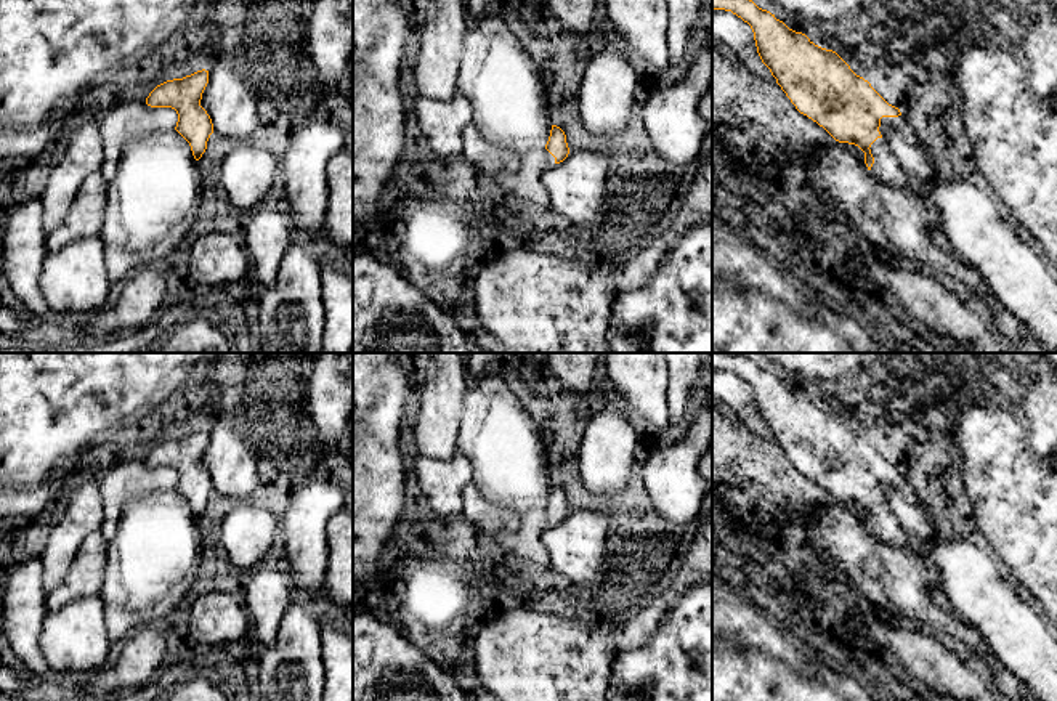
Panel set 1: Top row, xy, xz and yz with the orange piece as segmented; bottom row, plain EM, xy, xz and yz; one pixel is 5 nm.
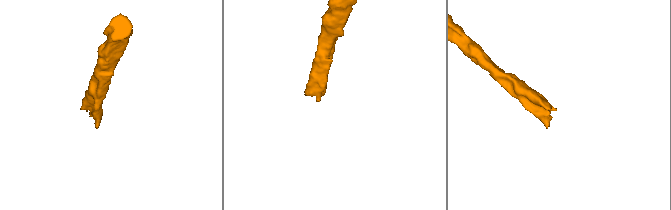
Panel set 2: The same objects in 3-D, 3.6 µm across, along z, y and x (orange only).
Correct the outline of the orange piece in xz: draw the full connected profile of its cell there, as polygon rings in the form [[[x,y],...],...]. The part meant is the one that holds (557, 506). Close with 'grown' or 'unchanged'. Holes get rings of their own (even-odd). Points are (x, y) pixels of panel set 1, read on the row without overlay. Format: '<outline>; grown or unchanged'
[[[552,484],[544,507],[531,509],[521,515],[516,531],[500,531],[496,541],[510,553],[528,560],[537,569],[549,568],[549,552],[542,544],[542,534],[563,521],[569,513],[565,491]]]; grown

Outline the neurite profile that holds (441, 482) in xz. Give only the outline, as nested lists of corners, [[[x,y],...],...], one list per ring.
[[[456,451],[449,460],[415,456],[411,460],[411,481],[427,496],[430,518],[449,518],[462,513],[464,488],[473,481],[473,467]]]

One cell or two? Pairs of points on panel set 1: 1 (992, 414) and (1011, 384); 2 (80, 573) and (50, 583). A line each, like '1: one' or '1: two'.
1: two
2: two

